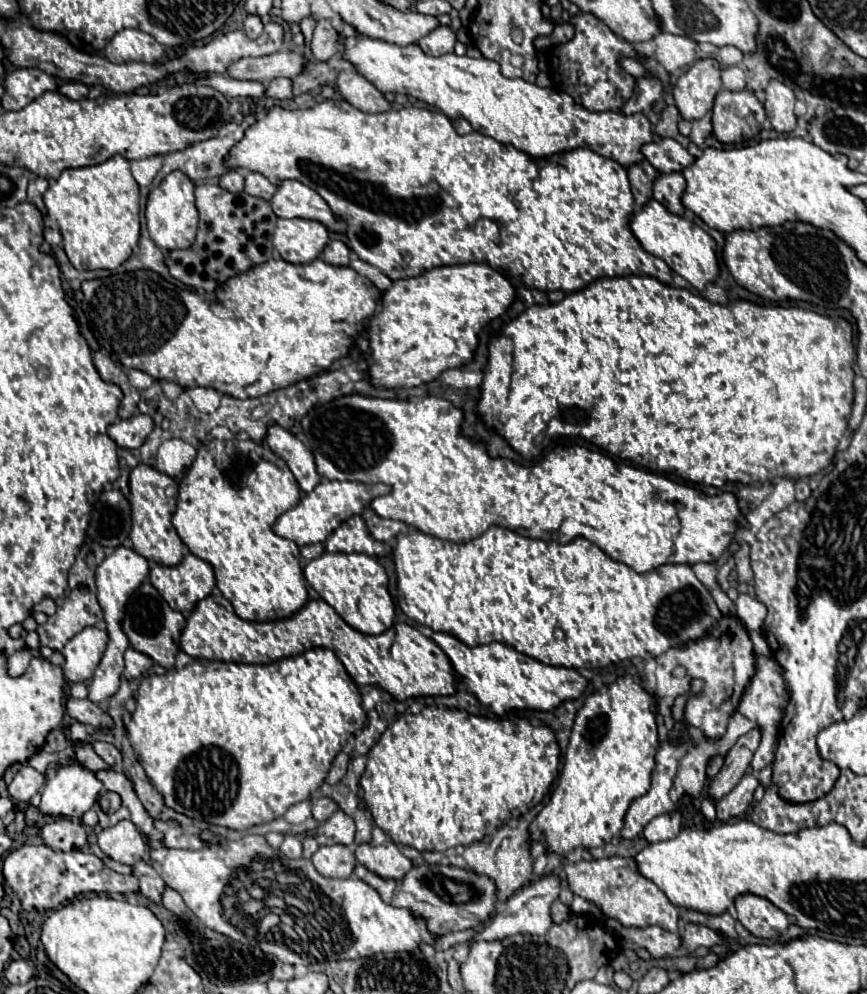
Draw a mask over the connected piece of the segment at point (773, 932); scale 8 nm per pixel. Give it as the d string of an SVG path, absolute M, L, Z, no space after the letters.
M741 894L735 898L737 920L757 938L777 938L789 926L787 914L771 904L767 898L755 894Z

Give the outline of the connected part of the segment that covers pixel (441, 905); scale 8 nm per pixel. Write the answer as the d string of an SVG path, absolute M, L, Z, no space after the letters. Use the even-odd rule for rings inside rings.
M359 864L353 876L373 886L387 904L409 908L417 916L425 916L427 926L435 934L477 928L493 916L495 904L497 904L497 886L493 886L491 878L485 878L483 874L473 874L469 870L461 870L455 866L419 864L419 866L413 866L403 880L385 880Z

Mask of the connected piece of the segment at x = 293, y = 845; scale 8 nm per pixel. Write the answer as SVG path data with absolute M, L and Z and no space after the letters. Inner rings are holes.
M285 836L281 848L279 848L287 858L301 858L303 856L303 848L301 848L301 840L297 836Z

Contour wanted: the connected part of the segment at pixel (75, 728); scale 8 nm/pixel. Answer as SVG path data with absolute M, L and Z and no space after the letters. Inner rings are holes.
M73 722L71 724L71 742L75 742L77 738L81 741L85 741L90 738L88 726L82 724L81 722Z

